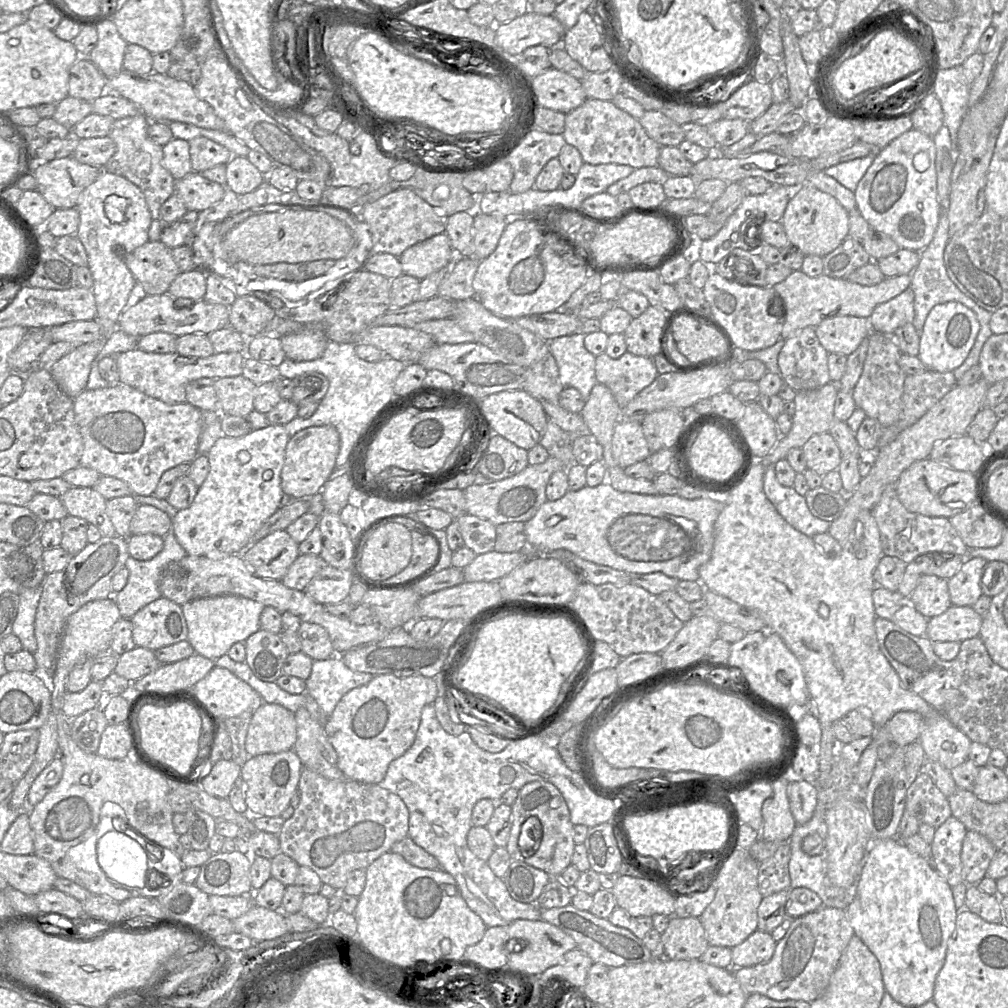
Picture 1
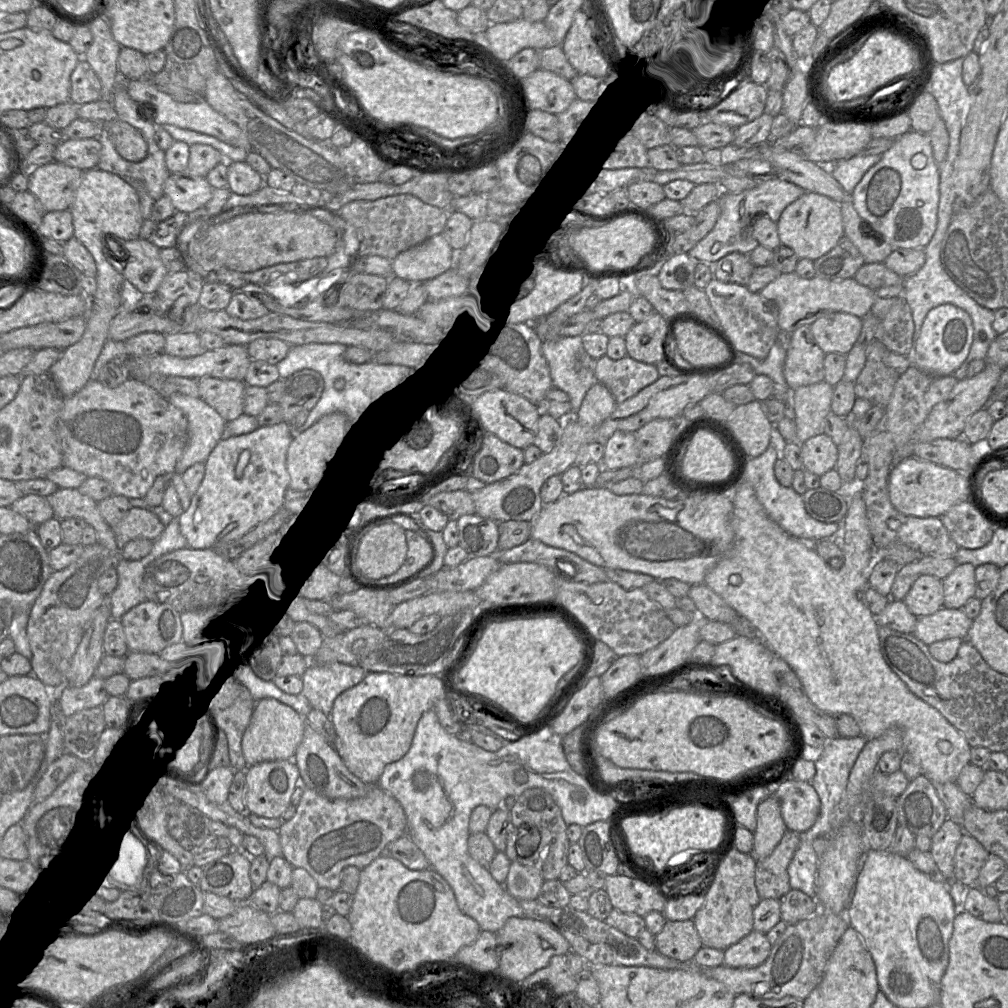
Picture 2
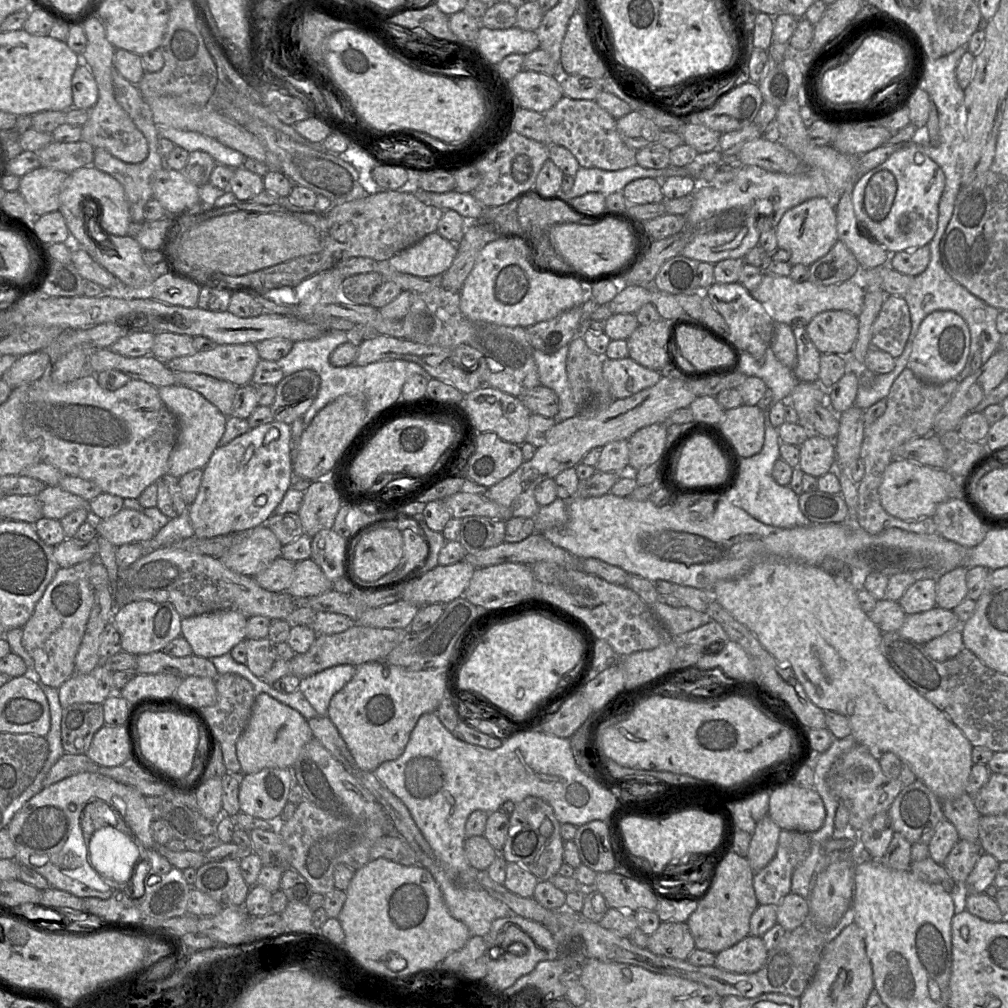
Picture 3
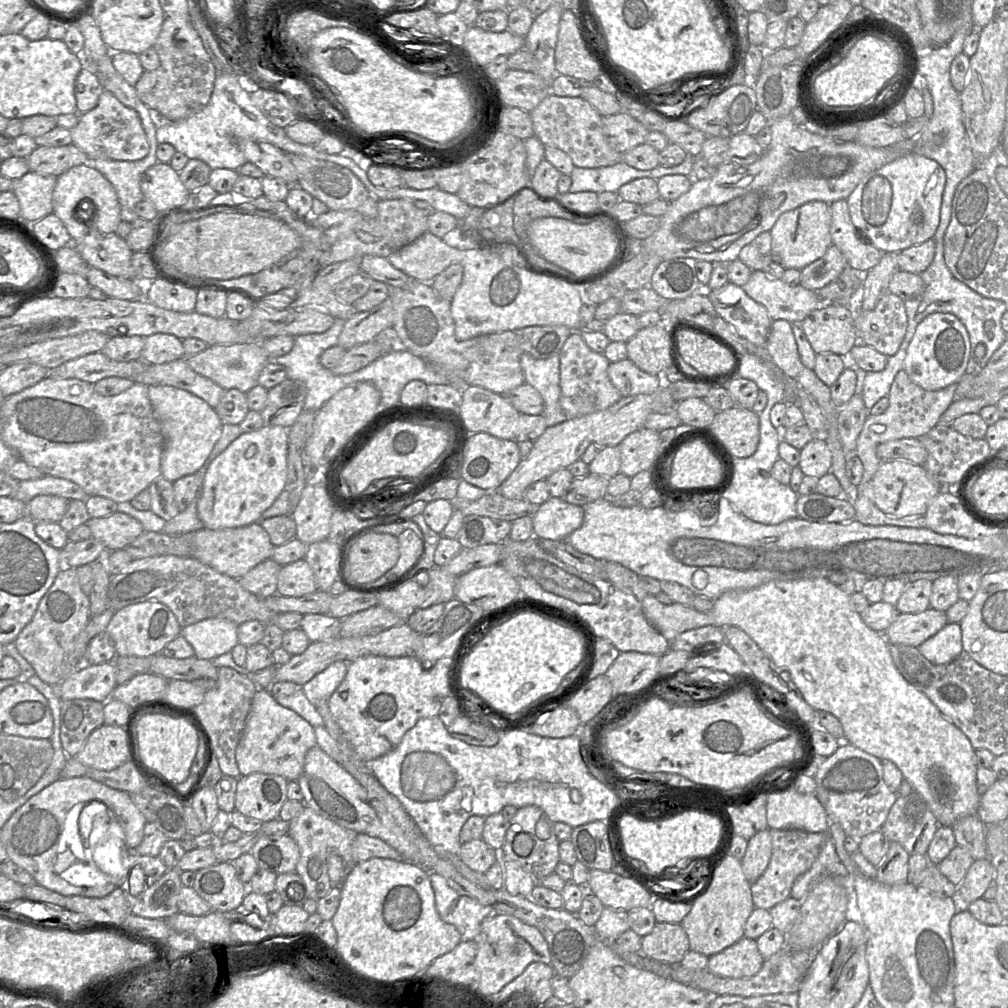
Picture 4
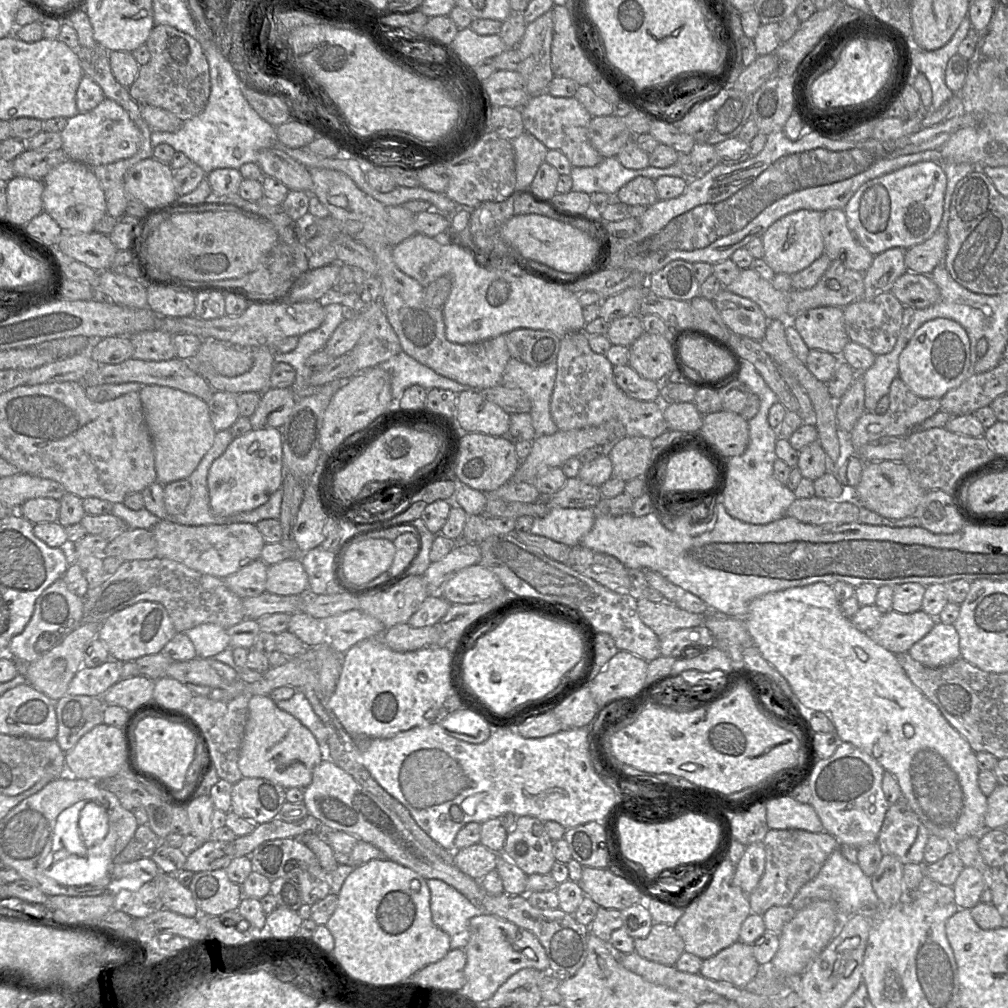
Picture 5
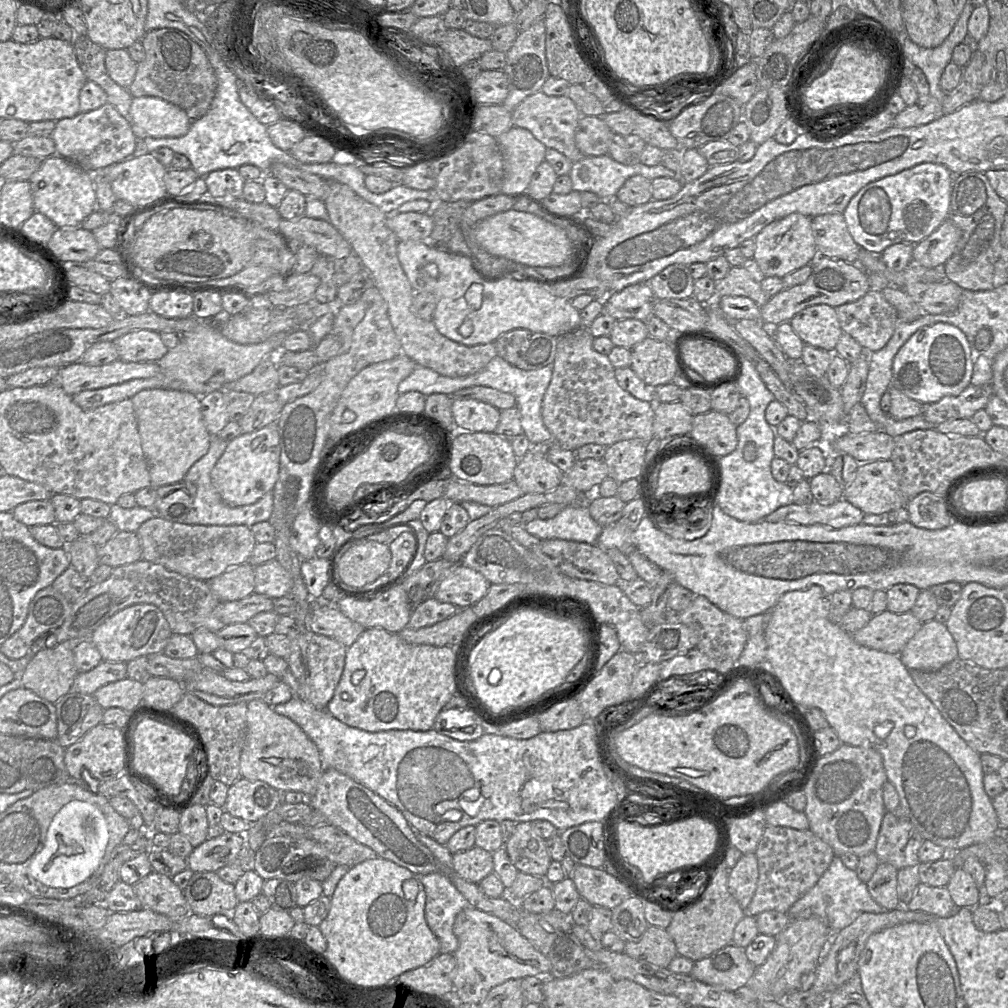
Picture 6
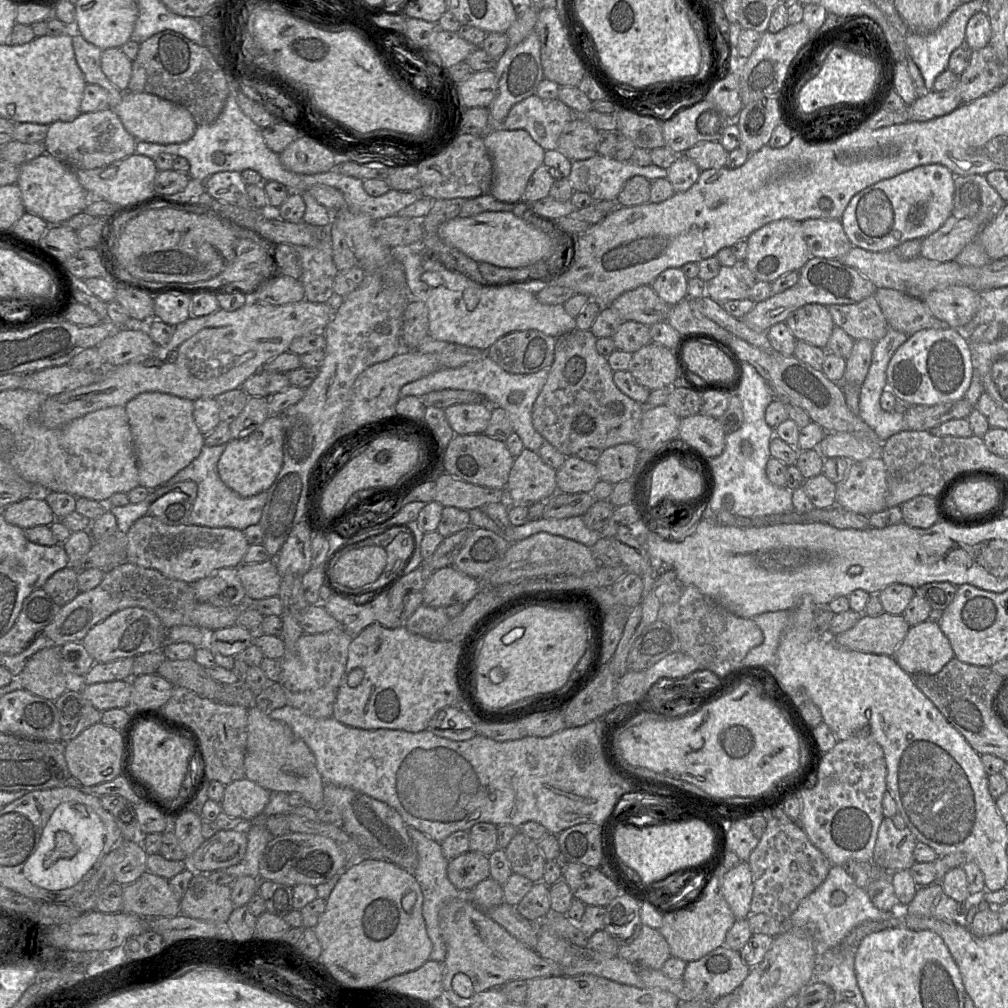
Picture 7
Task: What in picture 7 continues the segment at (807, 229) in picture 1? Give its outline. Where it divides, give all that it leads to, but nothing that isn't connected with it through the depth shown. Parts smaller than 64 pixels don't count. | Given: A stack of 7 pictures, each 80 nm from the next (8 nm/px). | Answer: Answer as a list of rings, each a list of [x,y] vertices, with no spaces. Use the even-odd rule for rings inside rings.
[[[794,219],[771,221],[748,236],[744,261],[757,281],[773,282],[783,274],[800,270],[811,257],[803,236],[801,222]]]

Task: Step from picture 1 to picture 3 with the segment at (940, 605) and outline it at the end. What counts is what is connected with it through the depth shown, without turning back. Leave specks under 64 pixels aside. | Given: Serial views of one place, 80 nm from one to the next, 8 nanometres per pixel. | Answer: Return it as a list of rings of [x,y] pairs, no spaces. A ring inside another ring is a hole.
[[[921,579],[912,584],[898,601],[906,615],[936,607],[936,585],[934,579]]]

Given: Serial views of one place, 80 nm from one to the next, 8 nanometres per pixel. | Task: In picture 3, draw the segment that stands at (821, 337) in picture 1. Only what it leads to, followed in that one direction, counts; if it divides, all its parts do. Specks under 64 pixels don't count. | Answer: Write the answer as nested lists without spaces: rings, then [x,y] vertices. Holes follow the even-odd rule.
[[[828,310],[817,314],[806,325],[806,331],[821,354],[835,353],[848,357],[858,336],[858,316],[843,310]]]

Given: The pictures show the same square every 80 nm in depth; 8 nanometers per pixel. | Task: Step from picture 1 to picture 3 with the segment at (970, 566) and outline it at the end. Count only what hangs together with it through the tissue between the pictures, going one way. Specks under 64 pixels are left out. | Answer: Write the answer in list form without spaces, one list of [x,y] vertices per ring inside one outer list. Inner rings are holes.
[[[959,566],[938,578],[936,585],[936,605],[938,607],[953,610],[967,598],[967,571],[967,567]]]

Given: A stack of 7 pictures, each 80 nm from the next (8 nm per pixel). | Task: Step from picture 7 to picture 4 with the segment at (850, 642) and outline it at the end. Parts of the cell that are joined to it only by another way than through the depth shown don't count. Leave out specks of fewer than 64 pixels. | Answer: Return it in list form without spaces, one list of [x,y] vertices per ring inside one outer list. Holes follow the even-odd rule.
[[[929,607],[920,613],[899,613],[881,634],[888,643],[918,647],[948,623],[946,612]]]

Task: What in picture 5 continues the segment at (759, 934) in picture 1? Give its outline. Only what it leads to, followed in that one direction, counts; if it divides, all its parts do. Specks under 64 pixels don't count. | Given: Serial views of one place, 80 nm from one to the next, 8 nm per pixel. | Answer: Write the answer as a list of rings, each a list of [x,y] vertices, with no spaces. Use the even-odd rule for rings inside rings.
[[[737,941],[716,955],[704,959],[699,974],[715,981],[745,987],[760,972],[752,945]]]

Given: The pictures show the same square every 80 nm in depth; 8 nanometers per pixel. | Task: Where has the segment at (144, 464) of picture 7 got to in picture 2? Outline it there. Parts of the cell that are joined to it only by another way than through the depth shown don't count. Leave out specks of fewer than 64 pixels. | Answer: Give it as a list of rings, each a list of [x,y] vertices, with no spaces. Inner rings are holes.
[[[176,392],[167,400],[179,408],[188,420],[188,442],[175,466],[175,473],[182,474],[195,463],[205,463],[217,443],[225,437],[227,422],[200,397]]]

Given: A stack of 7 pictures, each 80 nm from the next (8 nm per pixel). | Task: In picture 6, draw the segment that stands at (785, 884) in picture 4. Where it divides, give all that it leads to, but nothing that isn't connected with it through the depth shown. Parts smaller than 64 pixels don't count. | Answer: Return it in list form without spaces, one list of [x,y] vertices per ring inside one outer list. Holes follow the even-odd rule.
[[[768,825],[754,852],[759,878],[746,913],[751,916],[775,910],[787,913],[790,907],[810,890],[829,867],[835,854],[830,845],[808,830]]]

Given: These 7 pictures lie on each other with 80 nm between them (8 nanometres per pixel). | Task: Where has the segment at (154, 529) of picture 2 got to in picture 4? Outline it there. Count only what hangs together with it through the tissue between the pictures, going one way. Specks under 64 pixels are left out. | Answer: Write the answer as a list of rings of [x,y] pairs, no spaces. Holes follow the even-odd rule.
[[[118,511],[106,517],[90,518],[85,524],[107,551],[124,549],[144,531],[137,519]]]

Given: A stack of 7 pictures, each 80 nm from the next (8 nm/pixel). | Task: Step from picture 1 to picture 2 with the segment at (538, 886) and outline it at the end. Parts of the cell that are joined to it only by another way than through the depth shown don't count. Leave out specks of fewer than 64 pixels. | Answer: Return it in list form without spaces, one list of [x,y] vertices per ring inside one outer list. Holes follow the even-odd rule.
[[[511,862],[504,887],[518,901],[535,900],[544,881],[536,869]]]

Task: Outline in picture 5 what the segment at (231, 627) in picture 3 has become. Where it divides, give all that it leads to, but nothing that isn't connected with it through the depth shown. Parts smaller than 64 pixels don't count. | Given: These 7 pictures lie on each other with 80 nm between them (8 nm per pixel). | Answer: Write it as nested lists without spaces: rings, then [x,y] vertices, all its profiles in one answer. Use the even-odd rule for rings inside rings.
[[[204,623],[180,633],[185,633],[190,638],[199,658],[210,659],[230,647],[230,638],[226,629],[217,624]]]

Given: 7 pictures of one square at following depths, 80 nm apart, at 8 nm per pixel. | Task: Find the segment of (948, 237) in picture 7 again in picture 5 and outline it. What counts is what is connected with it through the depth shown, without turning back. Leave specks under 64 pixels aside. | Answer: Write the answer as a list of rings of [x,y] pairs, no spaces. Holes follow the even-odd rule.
[[[937,230],[923,243],[905,251],[907,271],[930,275],[934,268],[945,258],[948,237],[944,230]]]

